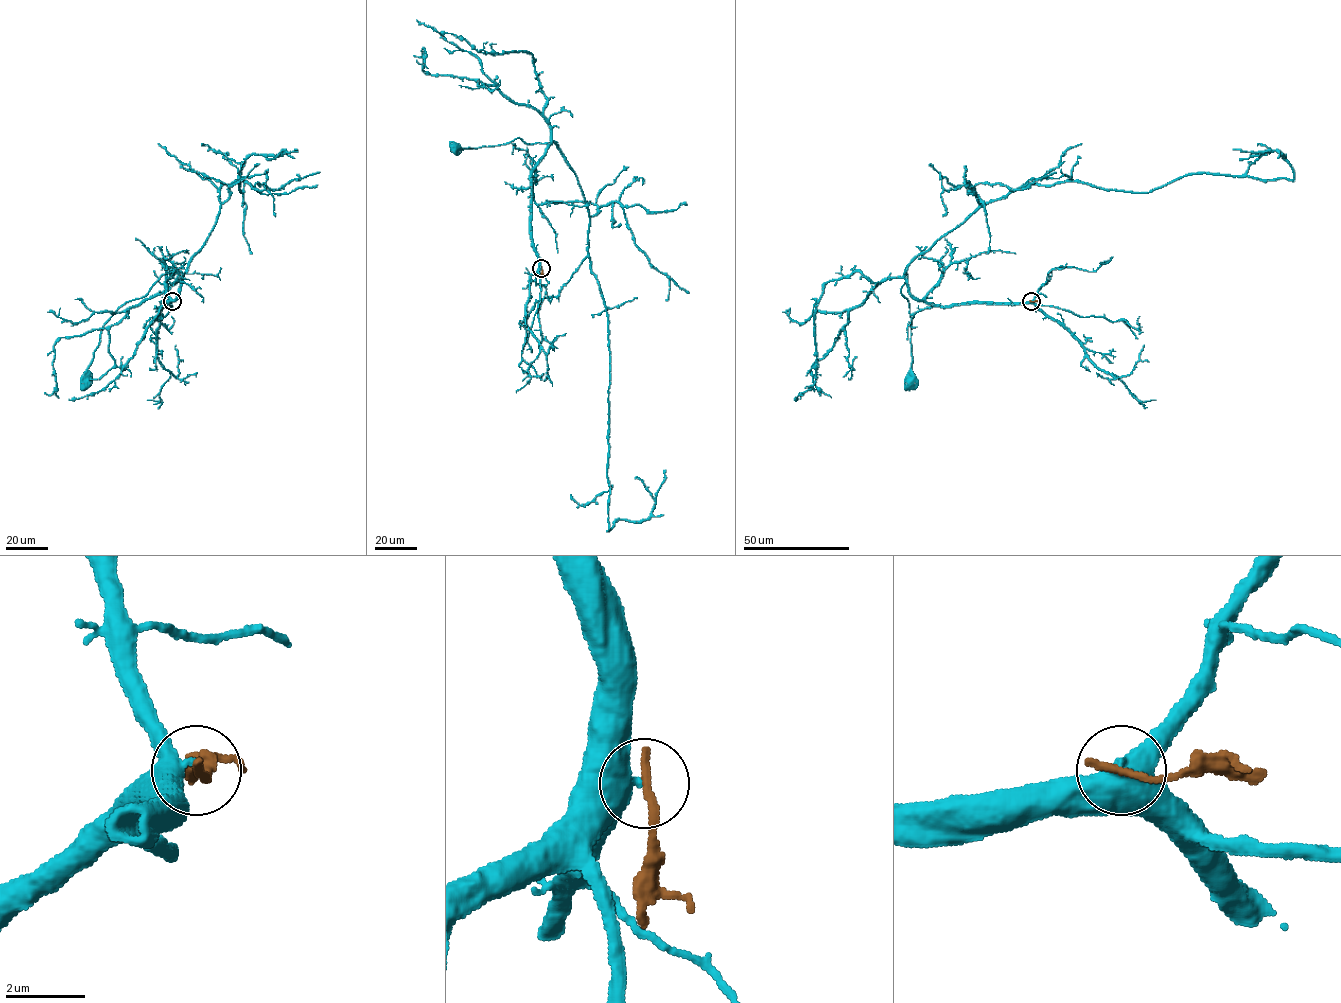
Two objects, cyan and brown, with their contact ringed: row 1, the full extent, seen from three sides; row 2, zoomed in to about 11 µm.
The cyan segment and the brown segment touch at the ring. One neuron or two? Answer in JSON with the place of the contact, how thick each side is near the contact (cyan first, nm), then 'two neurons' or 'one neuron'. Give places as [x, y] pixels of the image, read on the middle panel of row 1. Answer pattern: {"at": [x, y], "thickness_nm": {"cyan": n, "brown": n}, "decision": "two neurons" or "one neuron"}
{"at": [541, 268], "thickness_nm": {"cyan": 360, "brown": 240}, "decision": "two neurons"}

